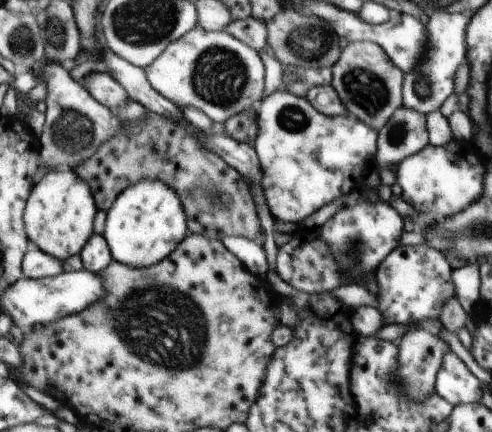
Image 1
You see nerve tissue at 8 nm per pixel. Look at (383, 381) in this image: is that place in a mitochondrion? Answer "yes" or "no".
yes

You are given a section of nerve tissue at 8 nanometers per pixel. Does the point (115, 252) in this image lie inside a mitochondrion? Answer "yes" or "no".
no

